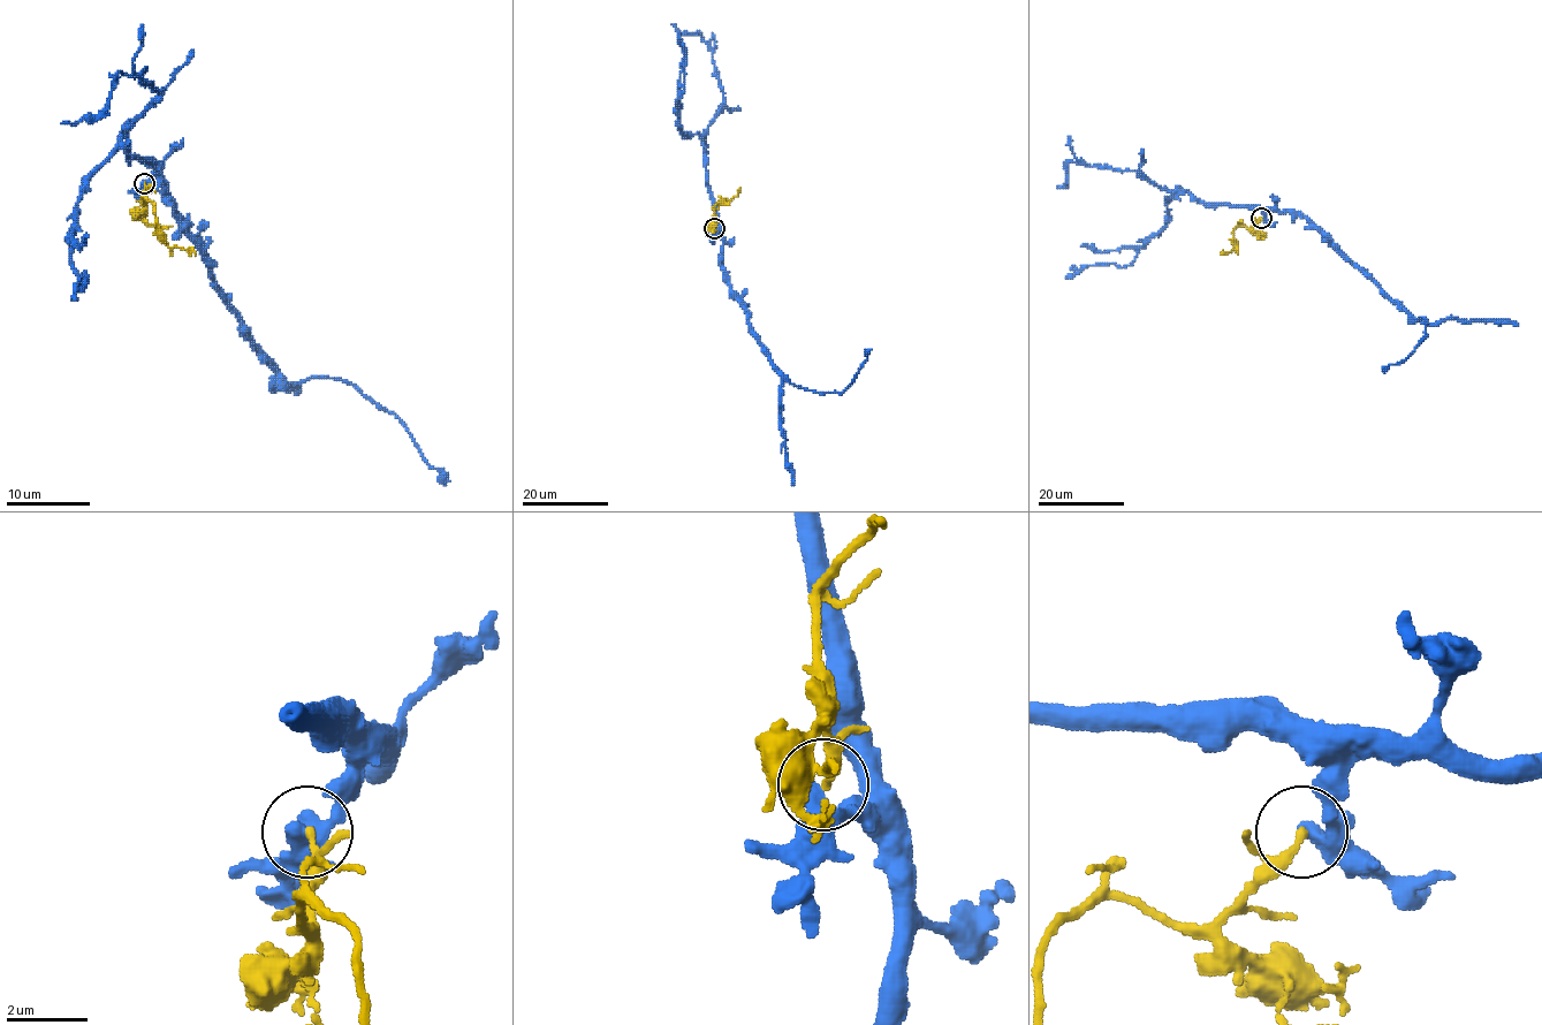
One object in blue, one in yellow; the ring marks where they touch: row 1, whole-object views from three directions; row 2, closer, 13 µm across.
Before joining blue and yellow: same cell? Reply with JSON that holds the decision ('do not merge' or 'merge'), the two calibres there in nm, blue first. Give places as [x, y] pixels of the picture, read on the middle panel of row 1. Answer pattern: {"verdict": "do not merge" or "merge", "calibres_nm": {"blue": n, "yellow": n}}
{"verdict": "do not merge", "calibres_nm": {"blue": 320, "yellow": 200}}

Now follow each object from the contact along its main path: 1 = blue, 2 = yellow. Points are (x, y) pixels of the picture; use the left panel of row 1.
1: (145, 184), (158, 167), (161, 195), (189, 224), (212, 287), (288, 384), (352, 384), (393, 414), (449, 480)
2: (145, 184), (145, 203), (145, 197), (156, 207), (156, 233), (168, 245), (182, 248), (195, 256)

